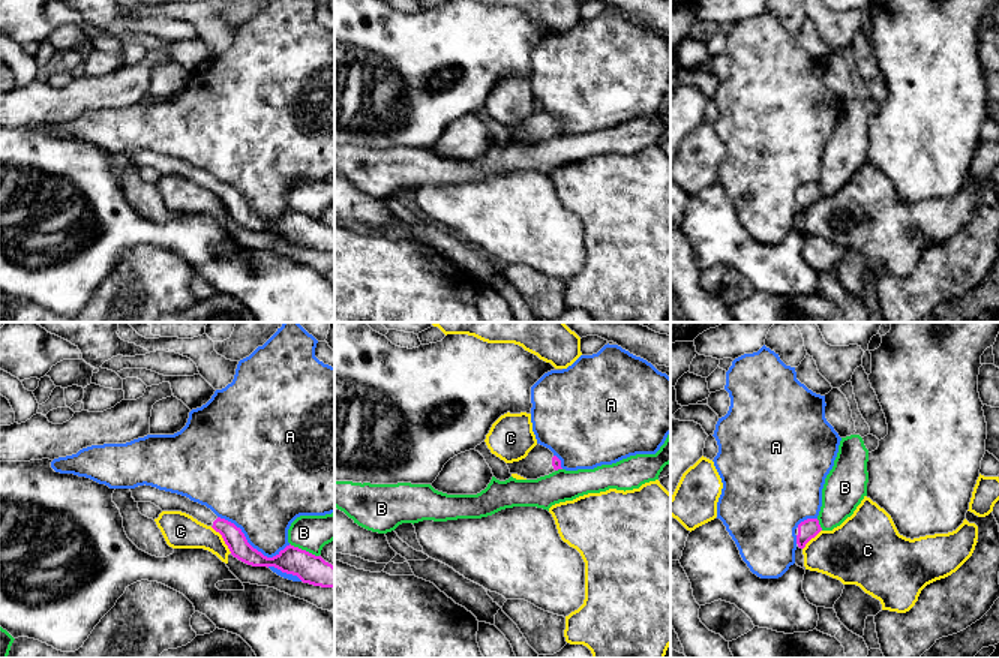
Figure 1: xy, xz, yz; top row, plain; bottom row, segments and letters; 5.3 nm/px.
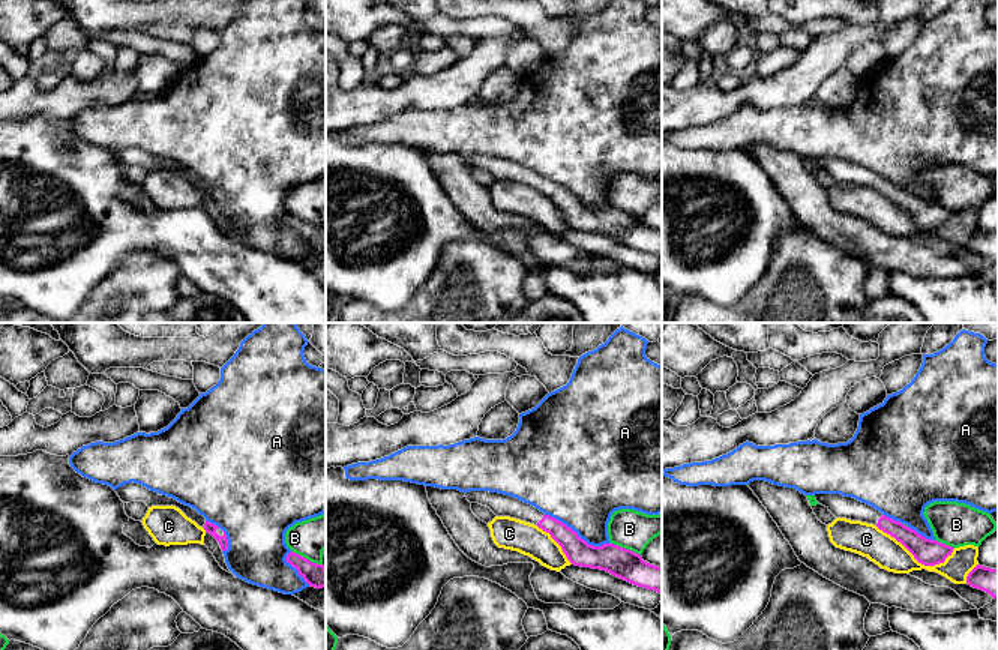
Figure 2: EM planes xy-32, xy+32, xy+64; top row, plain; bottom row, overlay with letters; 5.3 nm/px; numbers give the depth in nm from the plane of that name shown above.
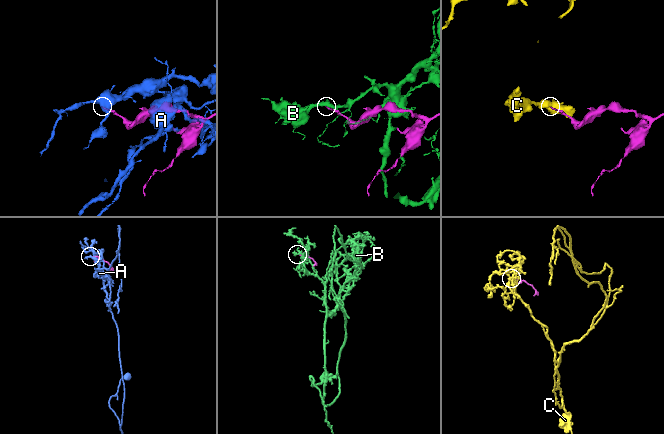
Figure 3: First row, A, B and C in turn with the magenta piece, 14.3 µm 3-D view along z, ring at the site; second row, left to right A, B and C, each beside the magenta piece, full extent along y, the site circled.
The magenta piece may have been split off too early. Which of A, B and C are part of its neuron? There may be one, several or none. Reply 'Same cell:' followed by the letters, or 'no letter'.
Same cell: no letter

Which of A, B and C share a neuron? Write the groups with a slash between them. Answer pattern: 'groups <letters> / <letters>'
groups A / B / C

